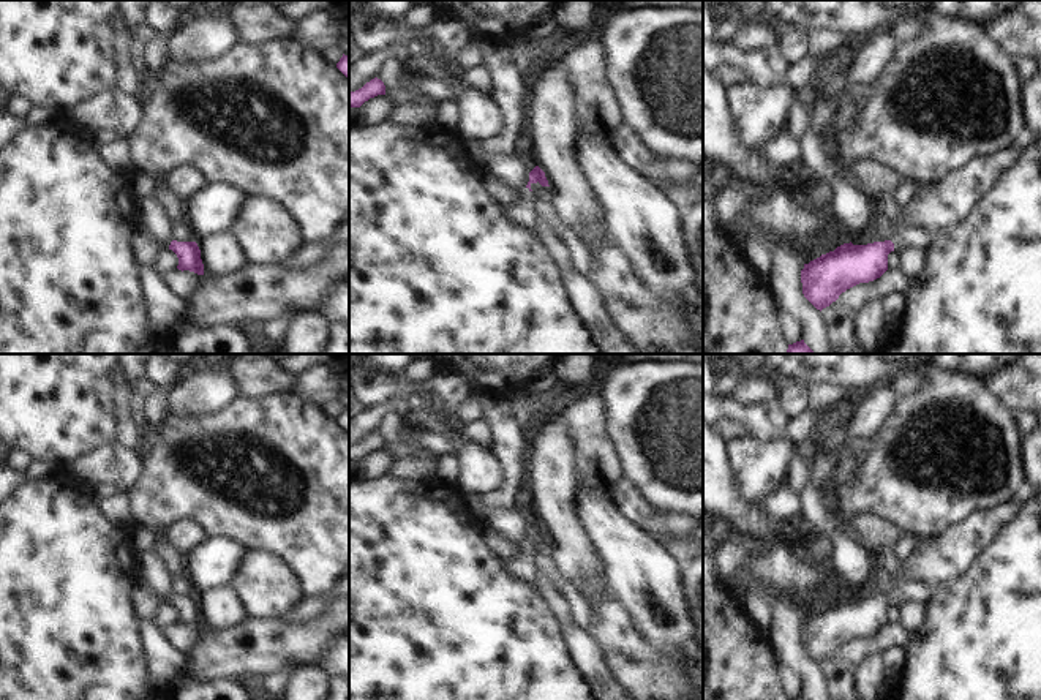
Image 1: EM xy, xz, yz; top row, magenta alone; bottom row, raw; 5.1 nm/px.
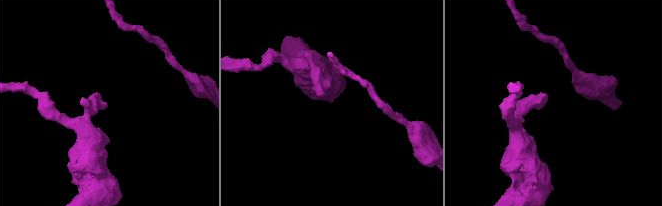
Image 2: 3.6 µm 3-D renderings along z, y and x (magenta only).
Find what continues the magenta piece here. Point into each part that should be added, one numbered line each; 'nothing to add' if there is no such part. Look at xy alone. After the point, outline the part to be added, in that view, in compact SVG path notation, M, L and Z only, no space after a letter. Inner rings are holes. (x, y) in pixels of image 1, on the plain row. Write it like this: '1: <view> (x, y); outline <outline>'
nothing to add

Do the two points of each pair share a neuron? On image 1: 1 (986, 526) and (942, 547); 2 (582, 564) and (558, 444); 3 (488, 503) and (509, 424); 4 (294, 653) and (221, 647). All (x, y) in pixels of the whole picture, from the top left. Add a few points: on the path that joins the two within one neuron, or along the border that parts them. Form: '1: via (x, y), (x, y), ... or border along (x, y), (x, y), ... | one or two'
1: via (975, 531), (953, 547) | one
2: via (567, 534), (558, 512), (558, 474) | one
3: via (509, 489), (514, 484), (514, 454), (511, 444) | one
4: via (277, 650), (239, 650) | one

